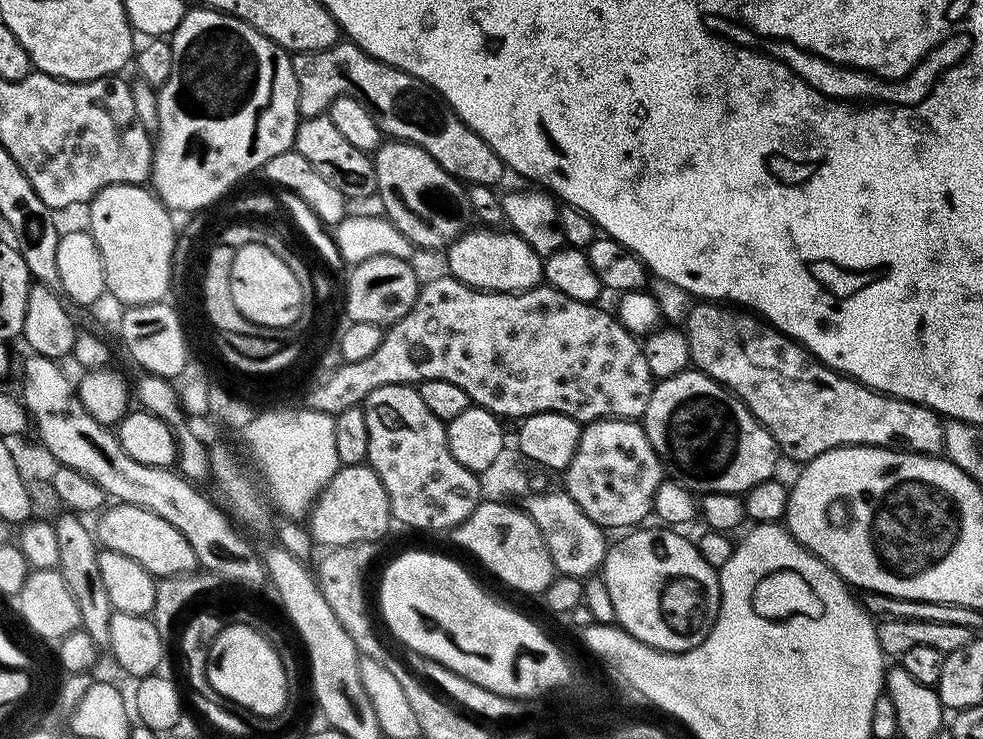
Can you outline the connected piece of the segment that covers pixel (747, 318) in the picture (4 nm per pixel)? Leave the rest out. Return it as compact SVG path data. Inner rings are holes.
M696 302L693 304L696 305L688 312L688 328L686 327L691 363L699 371L705 372L710 378L717 380L723 388L727 388L728 391L734 393L754 414L757 422L776 439L776 447L783 455L785 452L792 460L807 462L835 448L854 448L857 446L866 448L895 448L906 452L917 452L923 456L938 456L943 453L945 421L942 419L940 413L934 409L927 408L921 404L912 404L908 400L900 400L896 396L876 392L873 388L867 388L864 384L859 384L858 381L852 379L850 376L844 375L842 372L835 372L834 369L827 368L811 352L807 352L802 345L796 343L790 337L785 336L783 332L779 332L779 330L769 326L767 323L758 322L757 317L751 311L737 310L735 307L725 306L720 302Z

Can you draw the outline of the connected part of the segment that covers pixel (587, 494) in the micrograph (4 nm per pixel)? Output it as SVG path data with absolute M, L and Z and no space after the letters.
M595 420L581 427L578 450L562 479L563 491L578 502L578 510L590 522L605 530L631 530L653 515L654 494L666 479L666 469L640 420Z

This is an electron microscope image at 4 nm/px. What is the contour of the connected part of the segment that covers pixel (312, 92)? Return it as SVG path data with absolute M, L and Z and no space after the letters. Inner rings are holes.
M337 42L326 50L297 52L292 56L294 78L298 78L298 110L301 117L322 116L335 100L343 96L354 98L366 106L370 118L385 137L405 140L418 146L465 185L481 184L488 188L506 173L498 154L477 134L443 98L426 82L406 74L406 70L390 66L363 52L357 44Z

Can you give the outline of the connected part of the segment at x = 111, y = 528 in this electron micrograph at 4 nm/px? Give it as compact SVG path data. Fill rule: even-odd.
M119 502L105 507L99 513L95 539L101 549L126 554L126 558L134 558L138 566L142 566L154 577L186 576L197 571L198 565L194 558L194 550L190 550L190 542L178 534L175 526L170 526L166 518L158 518L154 510L146 510L142 506L130 506ZM111 506L113 508L111 508Z

